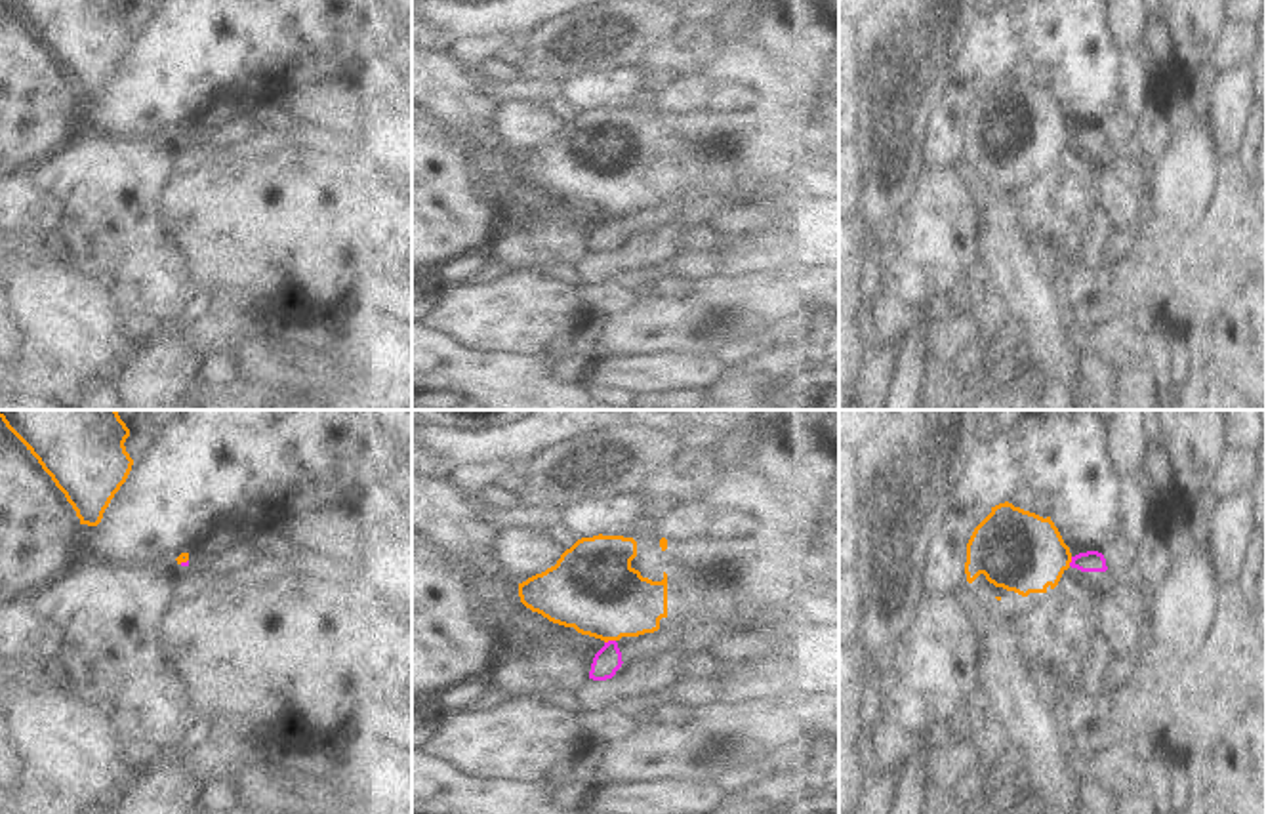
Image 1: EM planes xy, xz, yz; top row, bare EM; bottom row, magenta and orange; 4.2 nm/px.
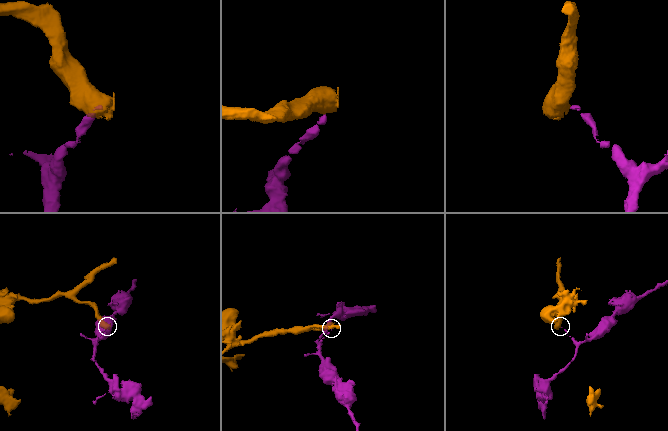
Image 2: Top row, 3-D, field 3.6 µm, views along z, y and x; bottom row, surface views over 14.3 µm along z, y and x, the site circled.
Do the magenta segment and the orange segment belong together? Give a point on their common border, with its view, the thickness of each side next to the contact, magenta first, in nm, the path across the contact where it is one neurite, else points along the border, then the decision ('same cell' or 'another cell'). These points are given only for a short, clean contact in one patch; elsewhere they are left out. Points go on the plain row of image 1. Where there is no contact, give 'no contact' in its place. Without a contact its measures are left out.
meets magenta in xz at (609, 214); 110 nm thick on the magenta side, 360 nm on the other; border along xz (614, 212), (605, 216); another cell

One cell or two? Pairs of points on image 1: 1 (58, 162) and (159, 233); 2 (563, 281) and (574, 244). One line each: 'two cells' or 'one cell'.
1: one cell
2: two cells

